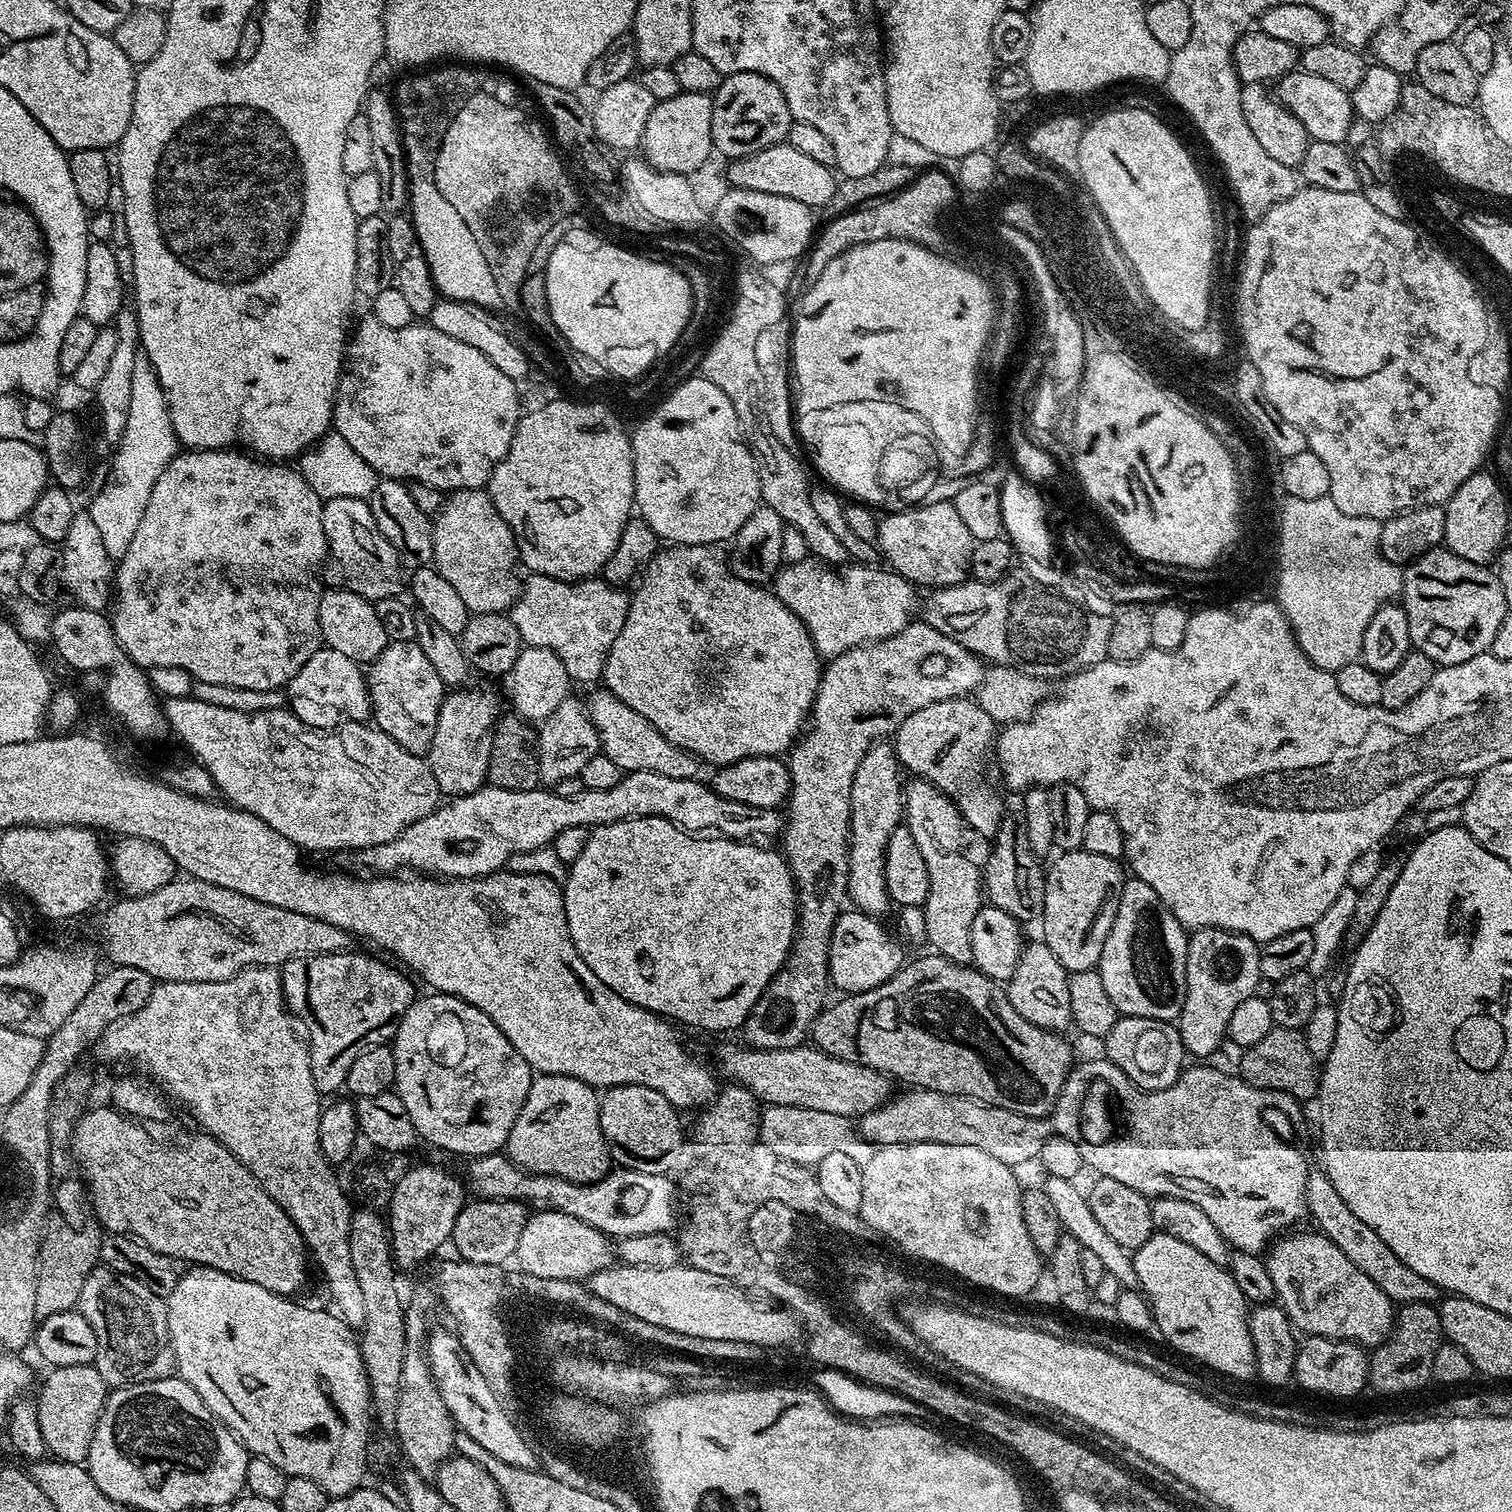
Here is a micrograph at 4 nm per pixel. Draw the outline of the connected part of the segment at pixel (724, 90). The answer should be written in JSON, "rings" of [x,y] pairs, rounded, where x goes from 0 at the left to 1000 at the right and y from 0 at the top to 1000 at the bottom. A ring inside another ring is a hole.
{"rings":[[[485,48],[479,50],[471,63],[471,97],[481,103],[482,106],[498,103],[521,92],[524,83],[522,70],[509,52],[501,48]]]}

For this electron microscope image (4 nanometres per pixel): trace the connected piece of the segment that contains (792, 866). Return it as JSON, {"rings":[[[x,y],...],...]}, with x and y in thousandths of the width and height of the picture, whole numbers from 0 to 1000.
{"rings":[[[601,411],[596,418],[587,421],[585,423],[568,426],[547,437],[542,449],[542,455],[540,458],[540,464],[537,465],[536,478],[520,503],[522,512],[524,513],[524,523],[520,530],[521,540],[520,537],[520,544],[517,548],[517,563],[524,580],[533,582],[540,580],[541,583],[545,583],[546,587],[543,590],[541,597],[531,597],[528,600],[528,618],[524,622],[524,628],[519,640],[505,653],[502,663],[497,666],[491,678],[491,690],[494,692],[504,694],[530,692],[535,687],[537,677],[546,663],[545,658],[549,654],[549,622],[552,619],[550,613],[556,606],[556,600],[561,595],[561,554],[563,552],[563,518],[567,504],[570,504],[573,496],[577,492],[592,485],[597,478],[604,472],[604,470],[610,470],[610,467],[615,467],[618,464],[632,463],[645,458],[651,452],[651,444],[647,434],[639,430],[631,422],[610,411]]]}

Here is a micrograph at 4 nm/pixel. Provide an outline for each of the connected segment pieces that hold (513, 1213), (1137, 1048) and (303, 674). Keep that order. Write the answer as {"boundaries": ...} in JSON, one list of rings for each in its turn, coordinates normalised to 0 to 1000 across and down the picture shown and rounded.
{"boundaries":[[[[342,794],[310,794],[304,800],[299,812],[298,822],[301,823],[302,830],[308,835],[315,837],[333,837],[341,830],[349,805],[349,798]]],[[[741,672],[737,676],[737,681],[729,686],[729,690],[731,700],[739,705],[739,708],[742,708],[742,710],[745,710],[747,716],[750,716],[757,722],[765,722],[775,719],[784,706],[784,696],[780,679],[772,675]]],[[[216,427],[210,429],[189,453],[189,463],[199,479],[210,483],[218,482],[220,478],[223,478],[226,475],[239,478],[245,473],[243,450],[239,441]]]]}

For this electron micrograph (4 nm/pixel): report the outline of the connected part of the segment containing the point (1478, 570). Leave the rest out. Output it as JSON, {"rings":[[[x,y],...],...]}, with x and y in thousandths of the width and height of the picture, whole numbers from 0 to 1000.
{"rings":[[[957,362],[946,362],[928,376],[929,388],[927,401],[933,411],[933,422],[936,431],[943,433],[950,440],[960,440],[972,438],[976,434],[982,433],[986,429],[996,406],[996,396],[992,387],[992,382],[986,375],[970,372]]]}

